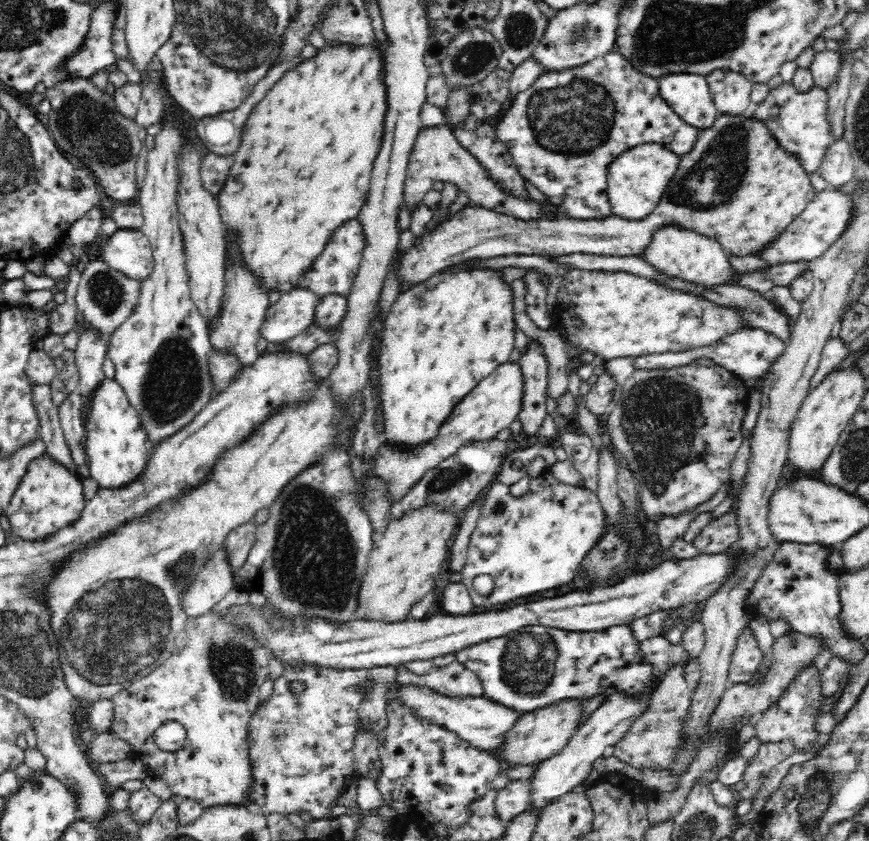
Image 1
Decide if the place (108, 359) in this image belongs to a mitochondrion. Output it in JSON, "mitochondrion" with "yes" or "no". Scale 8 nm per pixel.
{"mitochondrion":"no"}

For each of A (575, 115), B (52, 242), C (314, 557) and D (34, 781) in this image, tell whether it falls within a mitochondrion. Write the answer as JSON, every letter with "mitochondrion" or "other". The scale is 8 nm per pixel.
{"A":"mitochondrion","B":"other","C":"mitochondrion","D":"other"}

